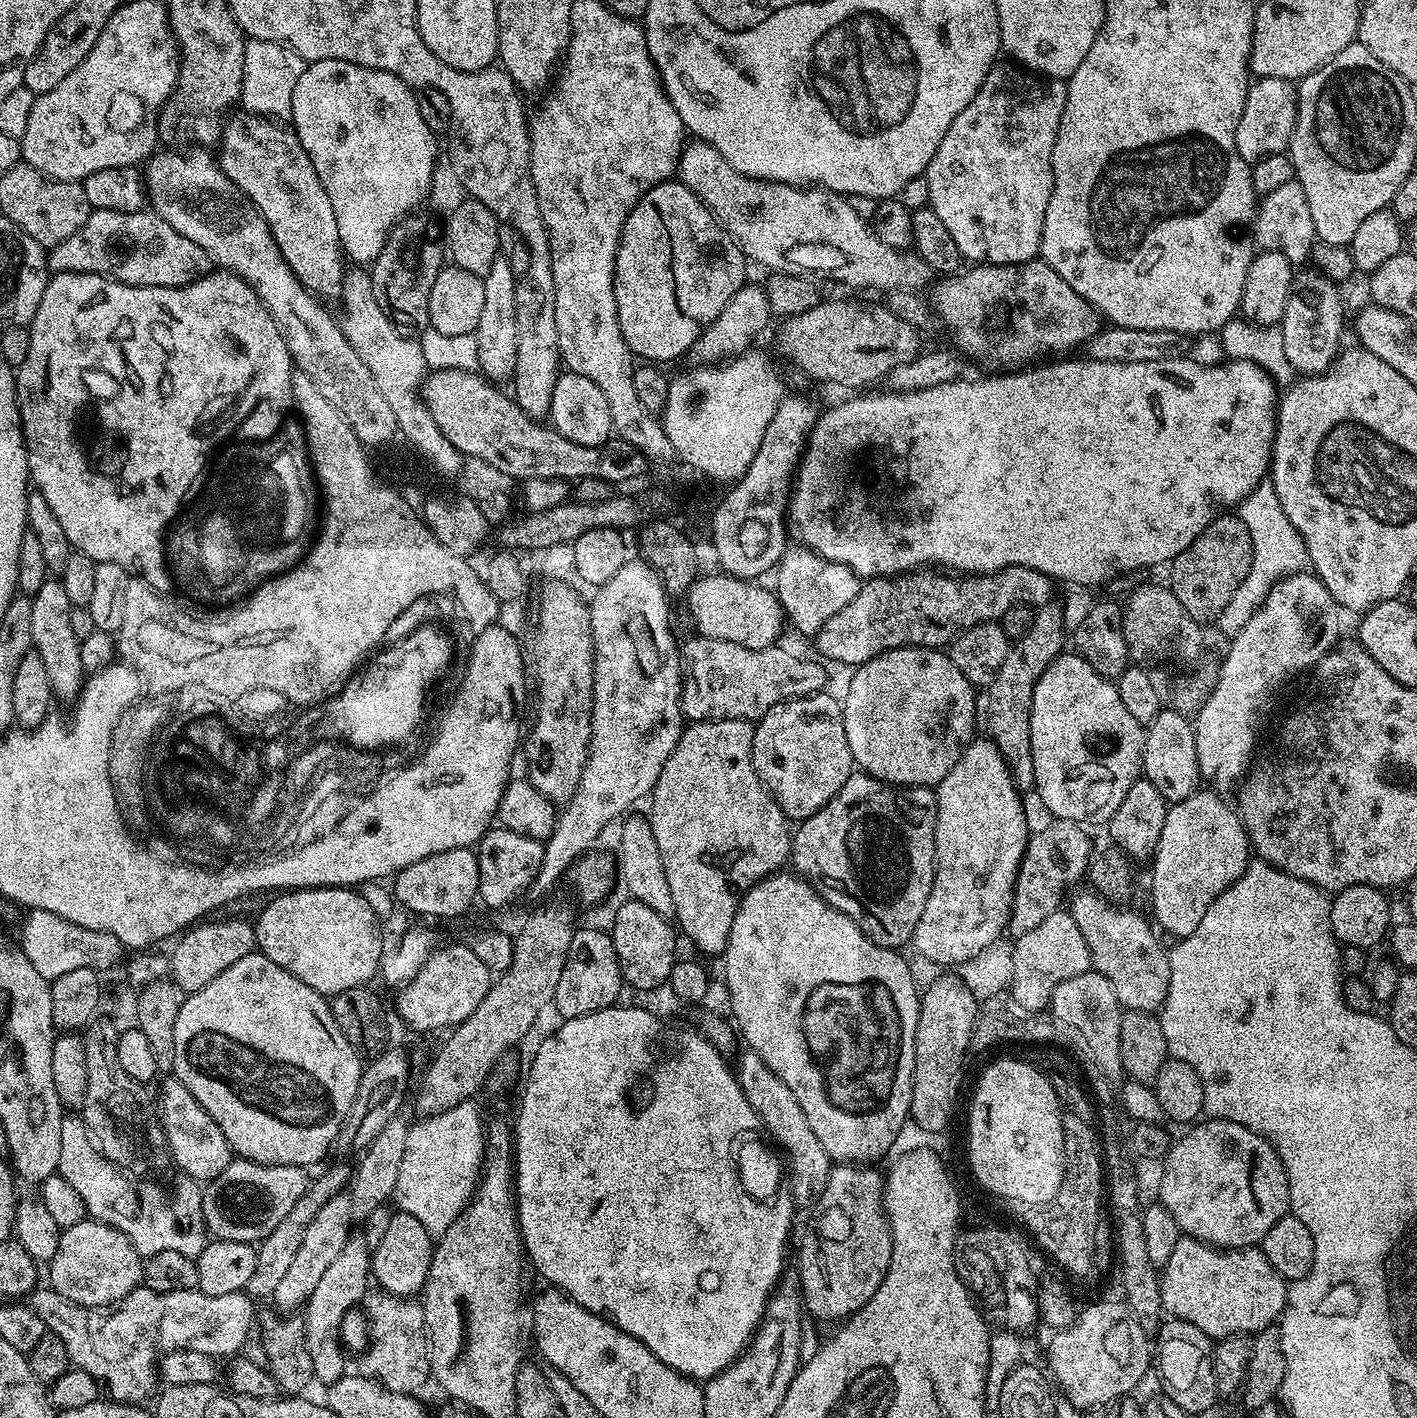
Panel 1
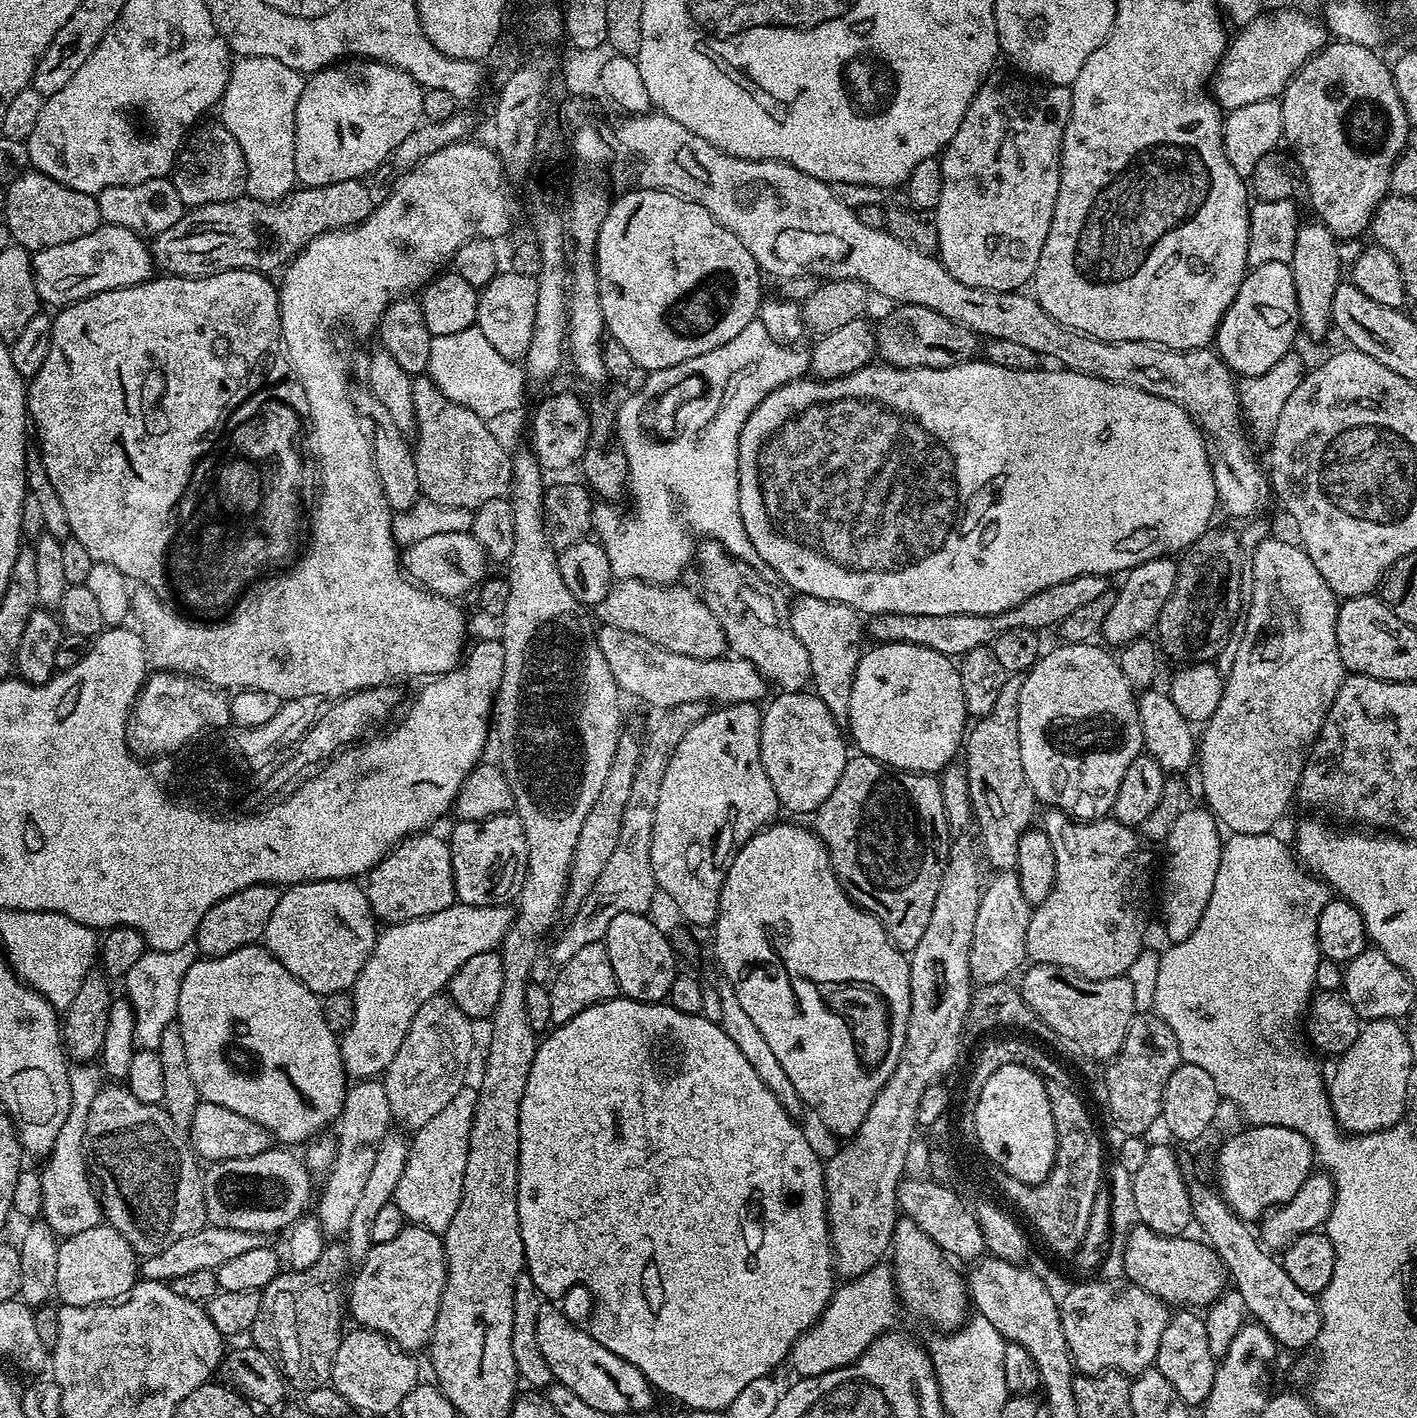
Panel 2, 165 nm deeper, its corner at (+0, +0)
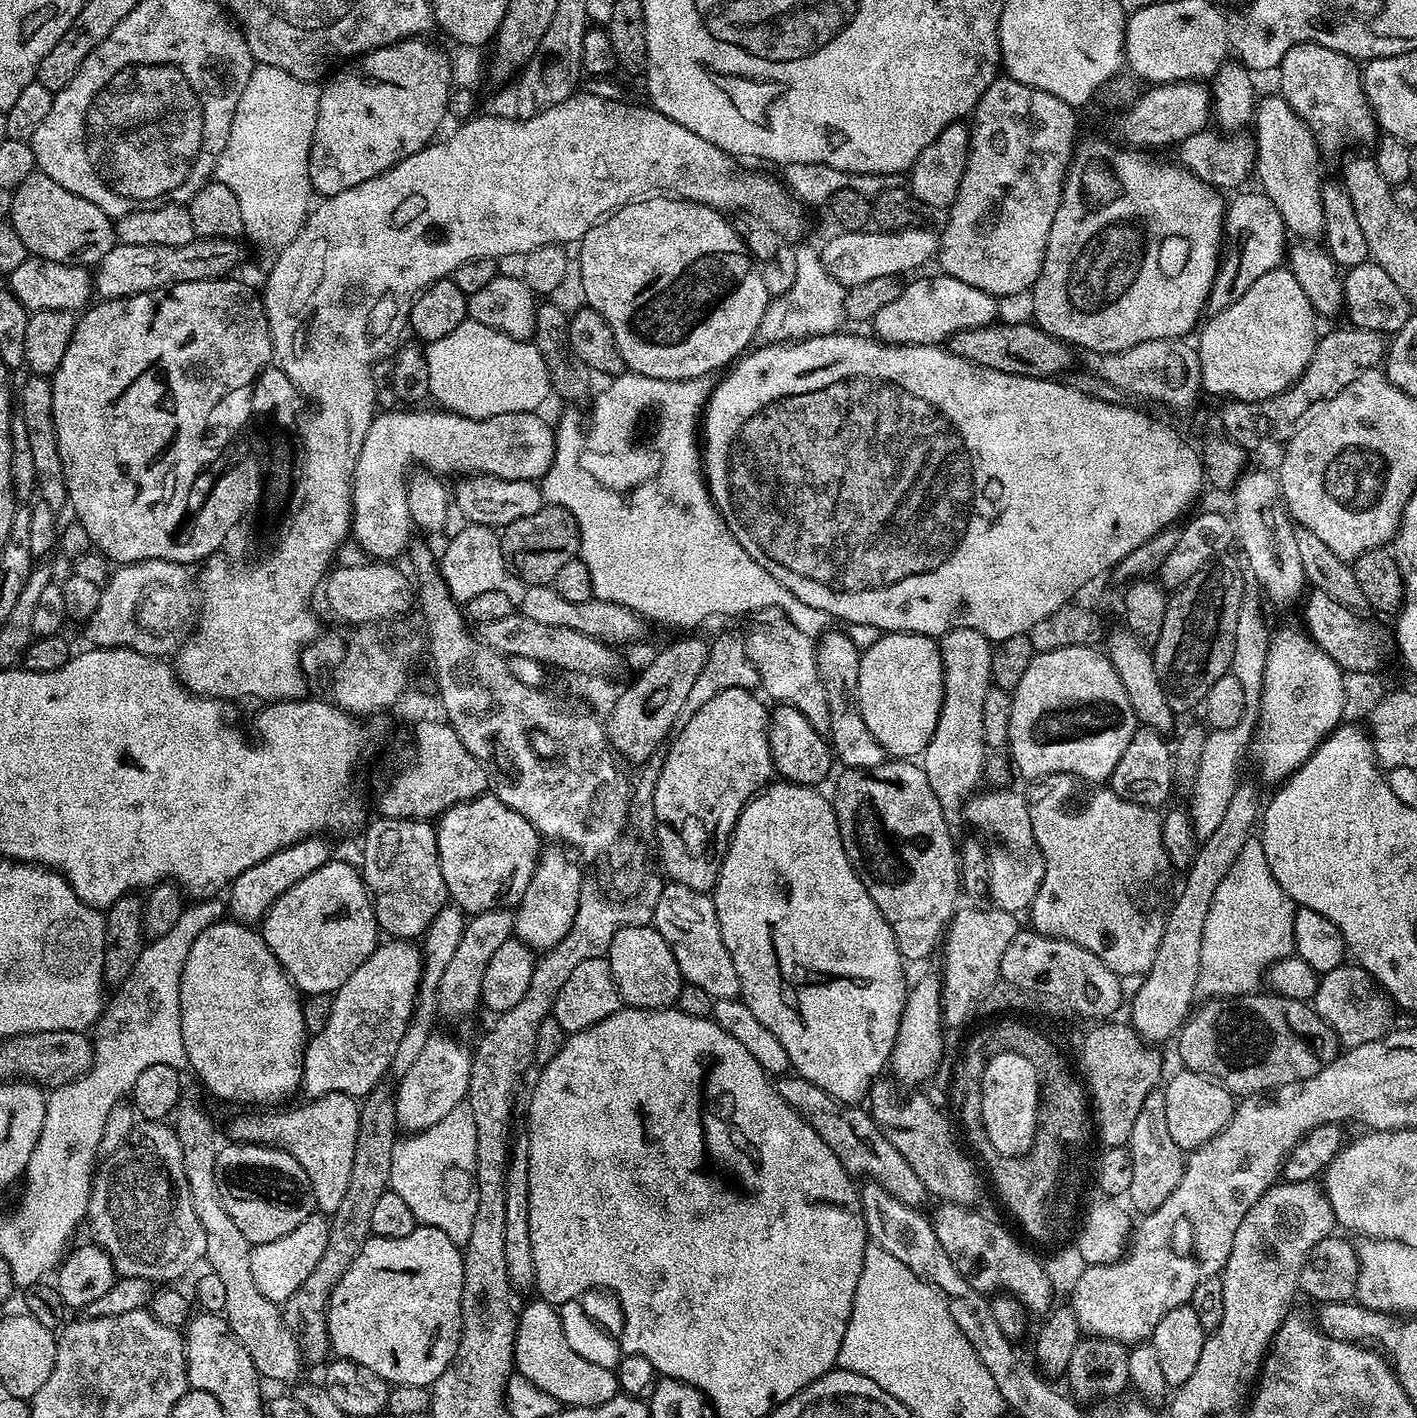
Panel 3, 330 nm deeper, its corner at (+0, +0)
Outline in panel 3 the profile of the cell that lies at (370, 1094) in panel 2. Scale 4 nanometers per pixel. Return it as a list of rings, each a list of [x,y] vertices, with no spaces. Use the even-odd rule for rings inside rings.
[[[449,902],[444,905],[442,910],[438,910],[434,922],[430,922],[430,926],[424,932],[422,959],[420,961],[420,985],[416,988],[416,1001],[414,1002],[412,1017],[406,1026],[406,1034],[402,1034],[402,1042],[398,1042],[398,1050],[392,1059],[390,1072],[391,1075],[394,1074],[393,1077],[404,1076],[406,1070],[410,1070],[410,1066],[414,1066],[418,1054],[422,1054],[426,1042],[434,1035],[432,1026],[436,1022],[436,1016],[438,1017],[436,1007],[438,986],[442,982],[442,973],[446,971],[446,965],[450,963],[450,958],[454,958],[454,950],[458,950],[458,942],[462,942],[465,923],[466,913],[457,904]]]

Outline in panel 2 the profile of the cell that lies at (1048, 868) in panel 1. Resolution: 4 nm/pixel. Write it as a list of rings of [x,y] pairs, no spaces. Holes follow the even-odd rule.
[[[1000,870],[995,875],[980,893],[978,918],[974,918],[974,938],[970,942],[967,971],[976,979],[977,985],[1005,983],[1016,971],[1021,971],[1020,963],[1025,963],[1028,955],[1026,930],[1033,905],[1026,902],[1015,871]]]

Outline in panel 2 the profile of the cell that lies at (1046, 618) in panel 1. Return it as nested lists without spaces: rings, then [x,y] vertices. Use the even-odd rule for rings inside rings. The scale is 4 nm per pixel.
[[[1009,675],[1005,679],[1002,691],[998,693],[998,702],[994,702],[994,710],[990,710],[990,714],[979,717],[966,732],[966,756],[968,752],[966,767],[970,786],[970,802],[975,827],[977,829],[980,827],[978,844],[982,849],[983,859],[985,856],[996,870],[1015,869],[1018,842],[1022,834],[1033,827],[1032,819],[1036,816],[1036,808],[1038,809],[1034,790],[1030,782],[1026,782],[1026,770],[1022,770],[1022,746],[1018,746],[1018,698],[1022,694],[1023,681],[1023,675]]]

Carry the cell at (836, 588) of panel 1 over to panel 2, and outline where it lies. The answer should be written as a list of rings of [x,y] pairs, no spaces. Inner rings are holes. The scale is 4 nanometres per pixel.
[[[797,595],[795,599],[788,609],[790,626],[794,634],[798,634],[798,642],[806,646],[812,671],[811,687],[818,699],[826,702],[826,710],[830,710],[837,724],[847,725],[850,690],[854,690],[854,674],[862,655],[862,648],[859,648],[861,613],[833,600],[802,595]]]

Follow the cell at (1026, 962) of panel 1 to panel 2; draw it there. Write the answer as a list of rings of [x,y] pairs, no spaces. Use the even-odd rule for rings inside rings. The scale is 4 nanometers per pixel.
[[[1048,810],[1045,813],[1042,831],[1050,838],[1050,846],[1054,846],[1056,877],[1048,897],[1032,909],[1032,917],[1026,930],[1027,959],[1032,964],[1053,964],[1059,968],[1069,968],[1091,980],[1105,980],[1131,973],[1131,968],[1135,966],[1136,959],[1144,948],[1144,931],[1148,928],[1148,883],[1152,880],[1152,872],[1148,869],[1148,856],[1140,849],[1142,841],[1139,835],[1126,825],[1119,824],[1114,818],[1081,822],[1059,810]]]

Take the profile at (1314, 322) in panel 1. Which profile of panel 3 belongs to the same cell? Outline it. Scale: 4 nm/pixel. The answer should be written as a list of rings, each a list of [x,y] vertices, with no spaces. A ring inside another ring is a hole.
[[[1273,94],[1259,101],[1256,105],[1254,113],[1254,141],[1256,146],[1256,159],[1254,176],[1260,179],[1259,187],[1264,195],[1274,202],[1274,206],[1278,206],[1278,214],[1282,214],[1282,222],[1285,229],[1293,237],[1299,238],[1304,242],[1316,242],[1323,237],[1323,208],[1322,208],[1322,177],[1320,178],[1320,155],[1322,149],[1316,139],[1315,132],[1310,130],[1310,126],[1302,119],[1298,118],[1298,114],[1294,114],[1294,110],[1279,94]]]

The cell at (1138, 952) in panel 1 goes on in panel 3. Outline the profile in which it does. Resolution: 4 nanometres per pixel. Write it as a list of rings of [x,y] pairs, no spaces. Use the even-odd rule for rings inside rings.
[[[996,786],[991,790],[993,792],[980,790],[968,797],[968,803],[964,806],[964,818],[967,827],[972,827],[976,832],[984,832],[982,843],[988,849],[988,891],[991,903],[1004,912],[1027,913],[1042,886],[1044,873],[1042,850],[1030,826],[1028,801],[1023,791],[1011,792],[1008,786]]]

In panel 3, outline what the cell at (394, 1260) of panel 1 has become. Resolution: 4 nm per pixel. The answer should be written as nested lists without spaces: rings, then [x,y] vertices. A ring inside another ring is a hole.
[[[417,1226],[410,1234],[406,1234],[406,1238],[369,1236],[368,1241],[362,1246],[362,1250],[358,1250],[354,1262],[350,1262],[346,1274],[342,1274],[342,1278],[334,1286],[334,1290],[328,1299],[326,1319],[328,1321],[329,1349],[331,1349],[339,1359],[348,1360],[350,1363],[357,1364],[358,1367],[365,1368],[375,1374],[378,1378],[384,1380],[389,1386],[401,1384],[402,1386],[428,1388],[438,1379],[438,1377],[440,1377],[442,1370],[446,1370],[446,1366],[450,1366],[450,1362],[458,1350],[460,1331],[462,1330],[463,1277],[464,1257],[461,1249],[454,1242],[450,1242],[450,1238],[446,1238],[446,1234],[442,1234],[442,1230]]]

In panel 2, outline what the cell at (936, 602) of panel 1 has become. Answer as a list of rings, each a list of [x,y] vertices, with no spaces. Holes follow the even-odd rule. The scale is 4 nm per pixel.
[[[1079,575],[1066,582],[1055,586],[1046,587],[1038,594],[1024,599],[1008,612],[998,615],[884,615],[873,617],[869,623],[870,632],[877,643],[899,643],[926,646],[928,649],[937,650],[943,656],[959,658],[972,649],[989,647],[996,640],[998,634],[1004,630],[1019,626],[1028,629],[1043,631],[1044,628],[1052,629],[1062,621],[1074,614],[1081,606],[1094,602],[1102,594],[1109,591],[1109,579],[1100,575]]]

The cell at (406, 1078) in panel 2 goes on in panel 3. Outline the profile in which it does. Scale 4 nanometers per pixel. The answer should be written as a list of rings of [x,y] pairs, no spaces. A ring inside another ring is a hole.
[[[495,908],[475,913],[465,923],[462,942],[458,942],[458,950],[454,950],[454,958],[446,965],[442,973],[442,982],[438,986],[436,1007],[448,1016],[460,1016],[463,1012],[472,1012],[480,1004],[482,990],[482,974],[486,974],[486,966],[490,966],[490,958],[494,958],[494,950],[502,946],[502,942],[513,939],[516,917],[507,908]]]

